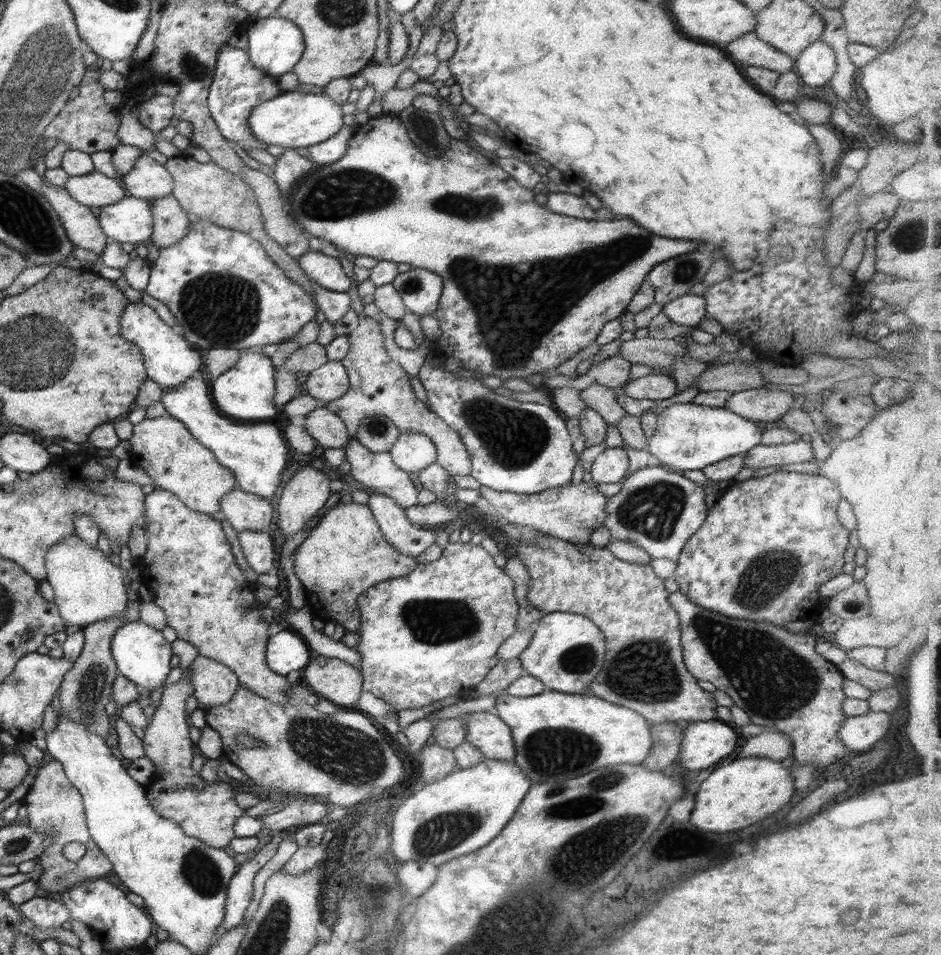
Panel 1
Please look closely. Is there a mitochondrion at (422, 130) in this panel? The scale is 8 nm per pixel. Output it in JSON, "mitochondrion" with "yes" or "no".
{"mitochondrion":"yes"}

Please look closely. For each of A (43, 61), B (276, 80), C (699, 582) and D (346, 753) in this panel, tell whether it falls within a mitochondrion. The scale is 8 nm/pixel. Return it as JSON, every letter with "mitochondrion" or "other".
{"A":"mitochondrion","B":"other","C":"other","D":"mitochondrion"}

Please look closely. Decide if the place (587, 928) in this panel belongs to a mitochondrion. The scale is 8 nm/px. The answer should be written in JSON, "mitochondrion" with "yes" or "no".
{"mitochondrion":"yes"}

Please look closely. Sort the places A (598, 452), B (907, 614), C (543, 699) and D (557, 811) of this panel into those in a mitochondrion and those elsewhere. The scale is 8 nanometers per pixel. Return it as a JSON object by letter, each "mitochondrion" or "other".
{"A":"other","B":"other","C":"other","D":"mitochondrion"}

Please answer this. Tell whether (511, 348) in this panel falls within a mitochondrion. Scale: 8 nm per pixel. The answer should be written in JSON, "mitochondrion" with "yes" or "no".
{"mitochondrion":"yes"}

